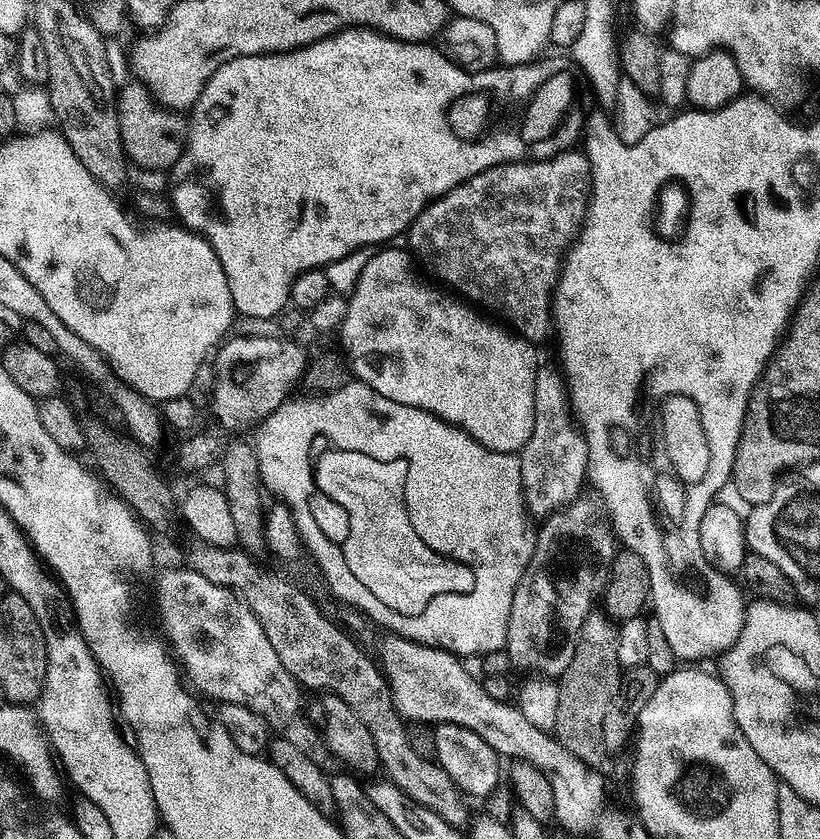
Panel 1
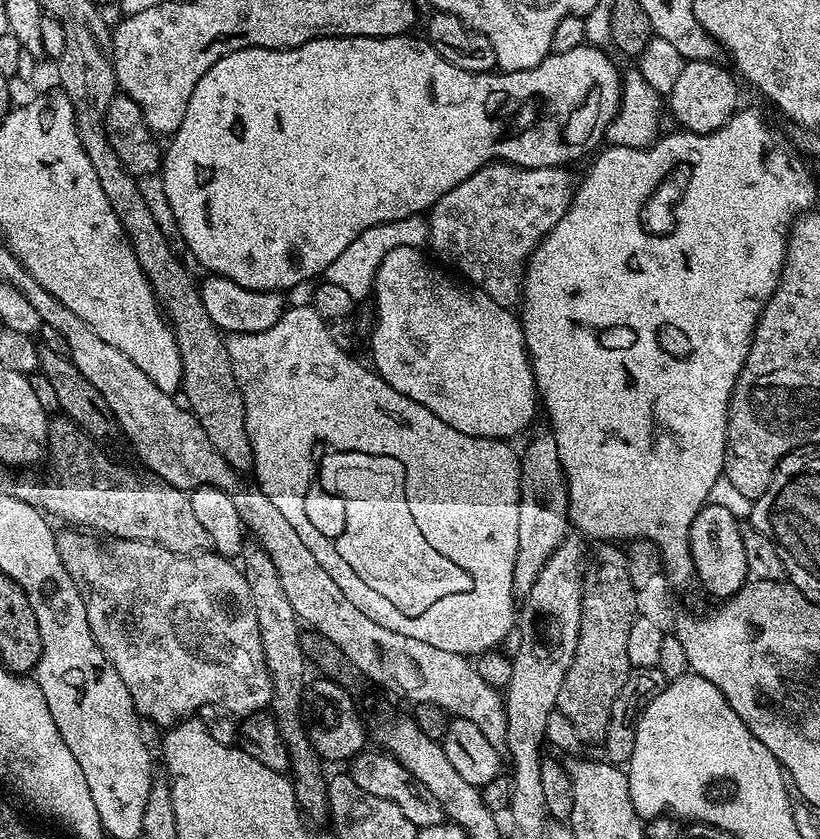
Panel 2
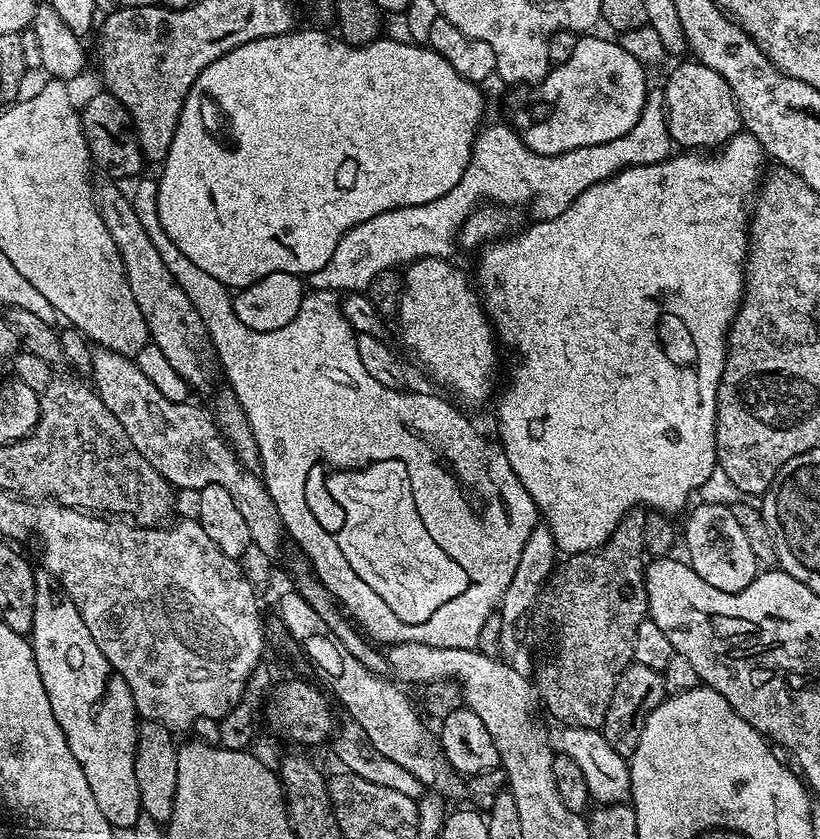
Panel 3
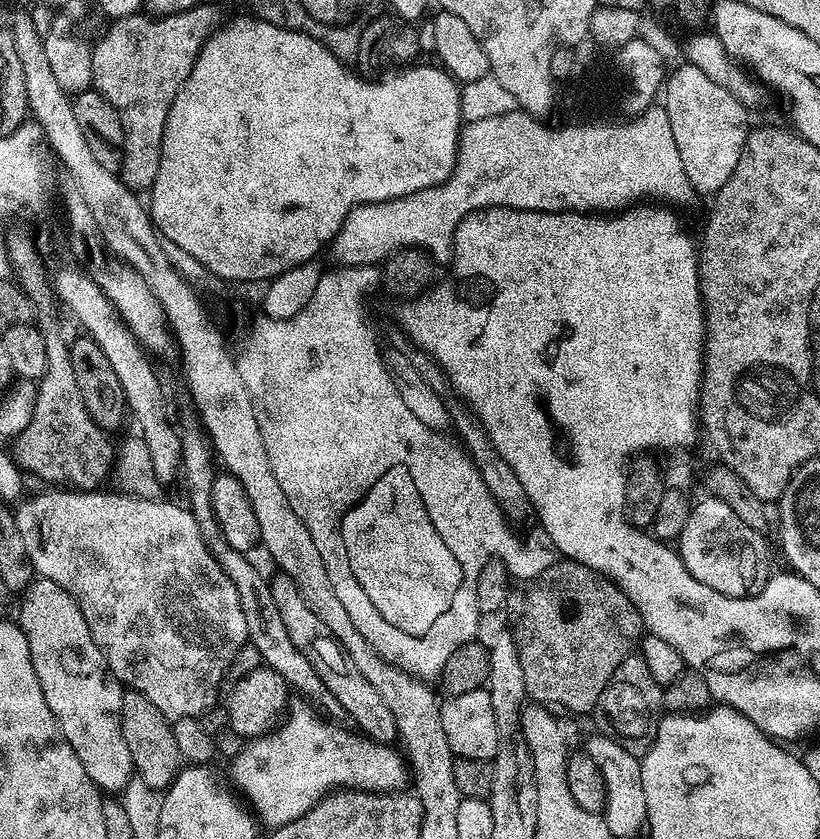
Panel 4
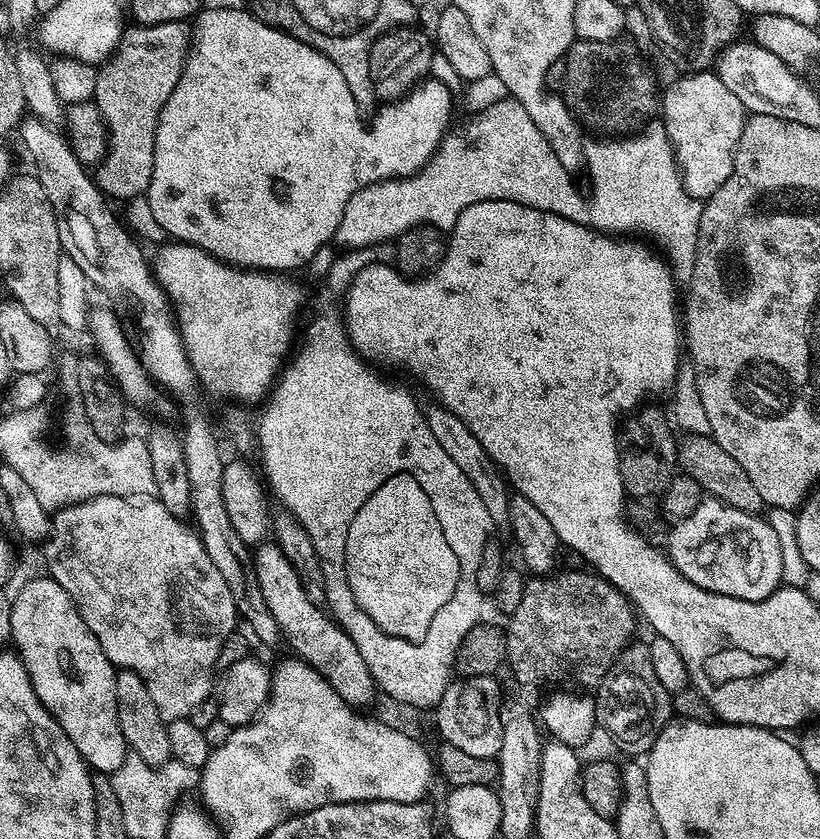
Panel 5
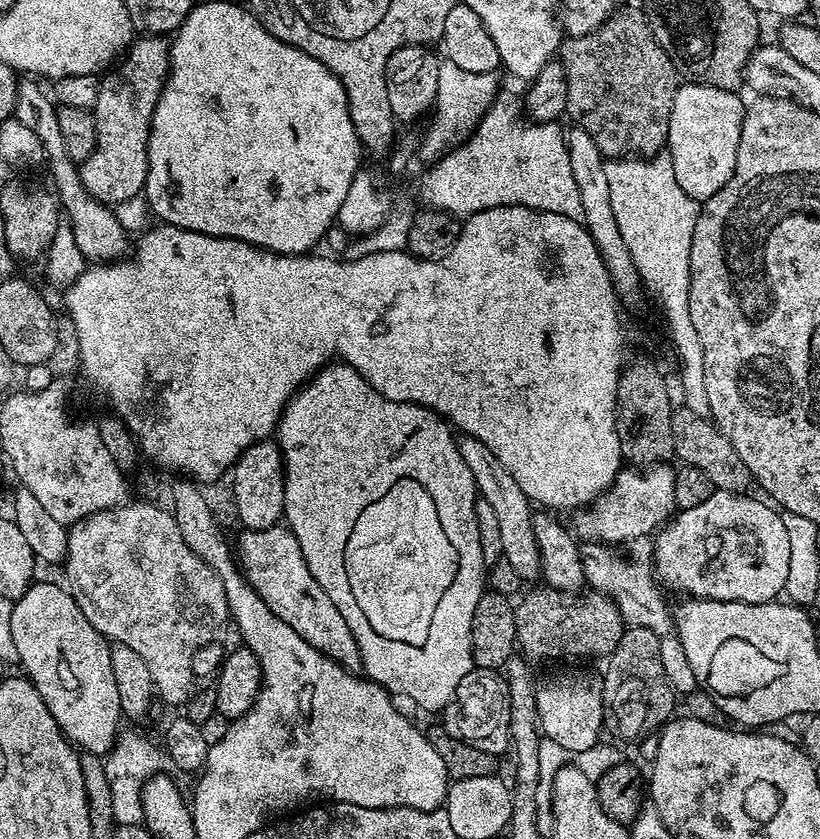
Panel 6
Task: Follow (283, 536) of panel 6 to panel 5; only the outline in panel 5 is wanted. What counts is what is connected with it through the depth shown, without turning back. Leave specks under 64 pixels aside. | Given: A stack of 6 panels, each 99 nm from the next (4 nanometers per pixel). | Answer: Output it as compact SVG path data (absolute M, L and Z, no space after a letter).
M265 542L255 549L254 567L262 595L274 622L278 622L283 639L293 648L295 655L311 666L347 704L357 710L378 696L378 685L366 666L366 658L358 654L358 646L348 637L347 632L323 607L319 608L308 597L305 581L301 580L298 570L290 566L286 554L274 542Z

